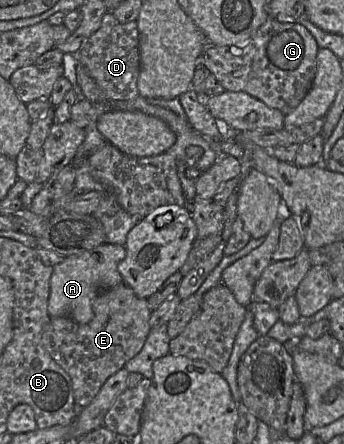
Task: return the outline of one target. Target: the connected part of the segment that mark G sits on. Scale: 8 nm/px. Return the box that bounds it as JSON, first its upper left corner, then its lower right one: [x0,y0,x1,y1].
[202,16,319,115]

